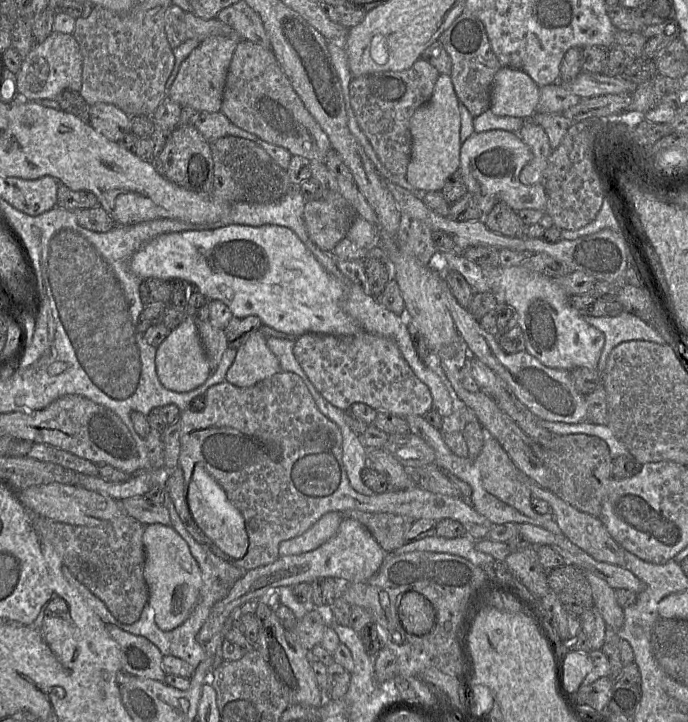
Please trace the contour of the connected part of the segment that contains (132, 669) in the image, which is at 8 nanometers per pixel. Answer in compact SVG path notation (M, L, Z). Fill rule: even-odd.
M106 624L106 629L120 650L121 665L116 674L119 685L132 678L164 682L166 674L162 669L163 655L150 640L124 631L114 624Z

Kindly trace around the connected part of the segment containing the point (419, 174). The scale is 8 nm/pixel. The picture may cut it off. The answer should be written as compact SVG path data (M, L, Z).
M440 74L430 100L418 108L410 119L412 153L405 177L416 190L441 191L447 179L459 170L460 129L459 100L452 80L450 76Z

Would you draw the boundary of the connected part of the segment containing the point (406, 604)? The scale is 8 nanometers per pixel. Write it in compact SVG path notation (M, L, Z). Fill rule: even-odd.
M416 591L405 592L398 605L398 616L403 628L410 634L428 633L435 621L431 602Z

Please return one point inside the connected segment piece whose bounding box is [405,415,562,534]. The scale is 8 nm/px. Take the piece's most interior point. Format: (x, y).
(500, 492)

